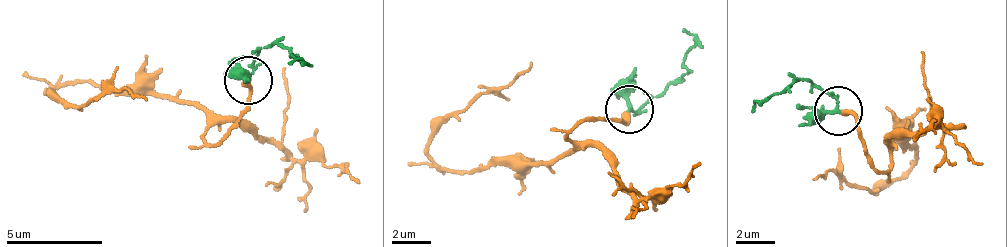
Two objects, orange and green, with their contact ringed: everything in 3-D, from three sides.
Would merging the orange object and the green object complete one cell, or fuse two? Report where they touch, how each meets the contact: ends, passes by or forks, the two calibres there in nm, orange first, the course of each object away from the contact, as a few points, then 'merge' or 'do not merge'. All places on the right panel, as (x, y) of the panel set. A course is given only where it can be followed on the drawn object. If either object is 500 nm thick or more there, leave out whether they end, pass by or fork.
(838, 110) | orange ends | green passes by | 280/180 nm | orange via (841, 109), (879, 172), (891, 166), (891, 139), (901, 135), (918, 153), (881, 187), (830, 170), (811, 180) | green via (837, 110), (801, 78), (759, 101), (753, 112) | merge

